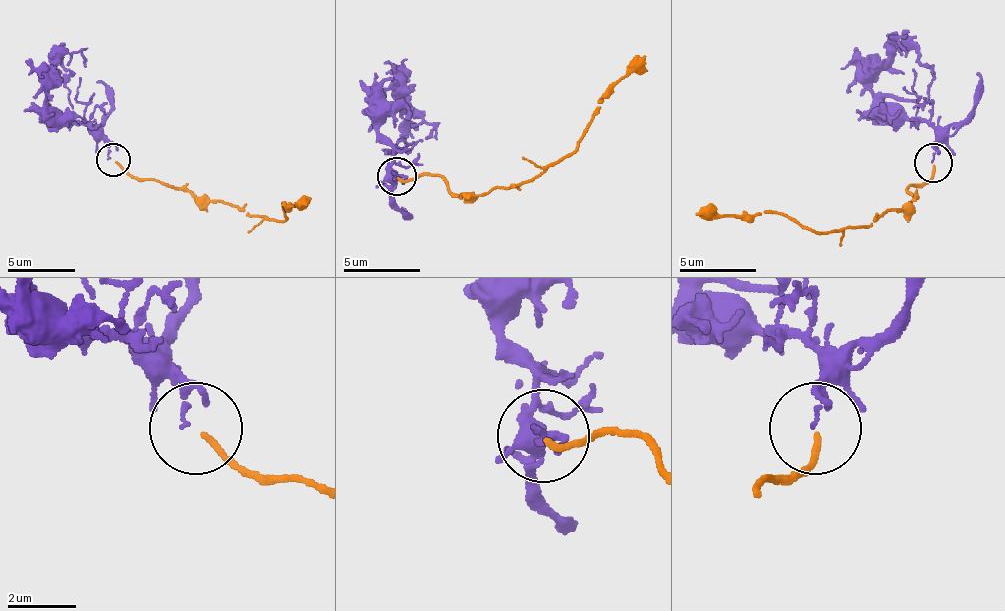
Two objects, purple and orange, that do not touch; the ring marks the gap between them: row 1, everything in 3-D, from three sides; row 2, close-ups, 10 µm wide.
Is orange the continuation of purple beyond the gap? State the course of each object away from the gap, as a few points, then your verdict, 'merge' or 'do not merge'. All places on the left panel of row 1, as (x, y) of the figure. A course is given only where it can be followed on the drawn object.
course purple (110, 157), (105, 140), (81, 123), (63, 120), (49, 103), (47, 86), (60, 59), (72, 110); course orange (114, 160), (132, 177), (163, 181), (198, 197), (282, 221), (282, 204), (306, 204); do not merge

